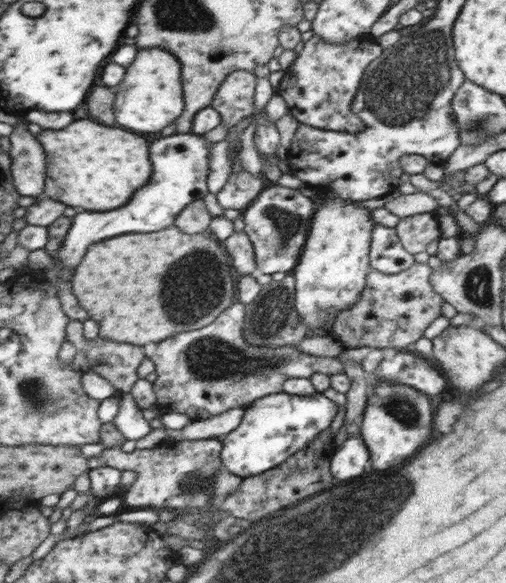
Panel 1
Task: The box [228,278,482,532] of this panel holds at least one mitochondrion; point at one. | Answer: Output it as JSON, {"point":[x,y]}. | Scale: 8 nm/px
{"point":[270,314]}

